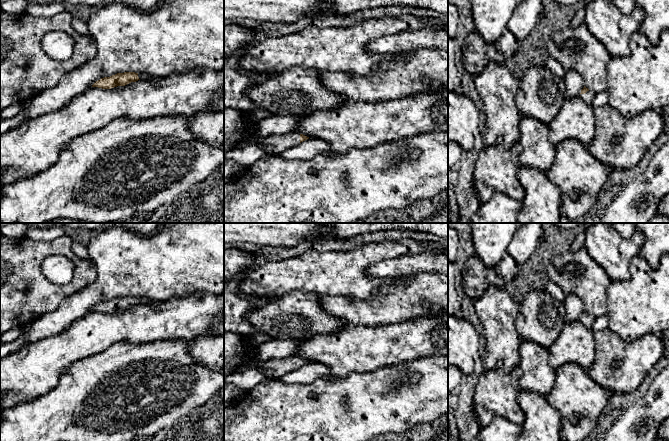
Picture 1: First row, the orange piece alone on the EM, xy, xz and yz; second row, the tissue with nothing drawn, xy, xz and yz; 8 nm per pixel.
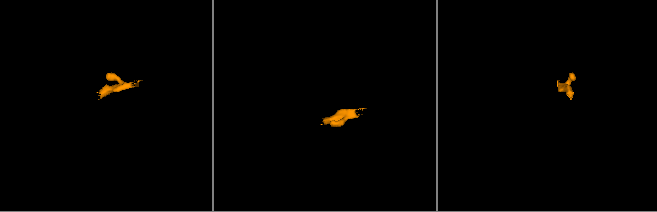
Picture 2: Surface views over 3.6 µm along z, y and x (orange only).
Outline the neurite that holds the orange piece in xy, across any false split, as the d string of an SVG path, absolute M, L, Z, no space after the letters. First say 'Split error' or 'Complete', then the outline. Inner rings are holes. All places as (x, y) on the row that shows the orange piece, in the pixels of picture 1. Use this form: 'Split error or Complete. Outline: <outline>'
Split error. Outline: M124 72L117 73L110 77L104 77L96 81L92 87L98 87L102 89L111 89L117 86L125 86L131 82L138 80L148 80L154 78L147 73L135 73L135 72Z

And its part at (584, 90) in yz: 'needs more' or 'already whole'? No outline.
needs more

